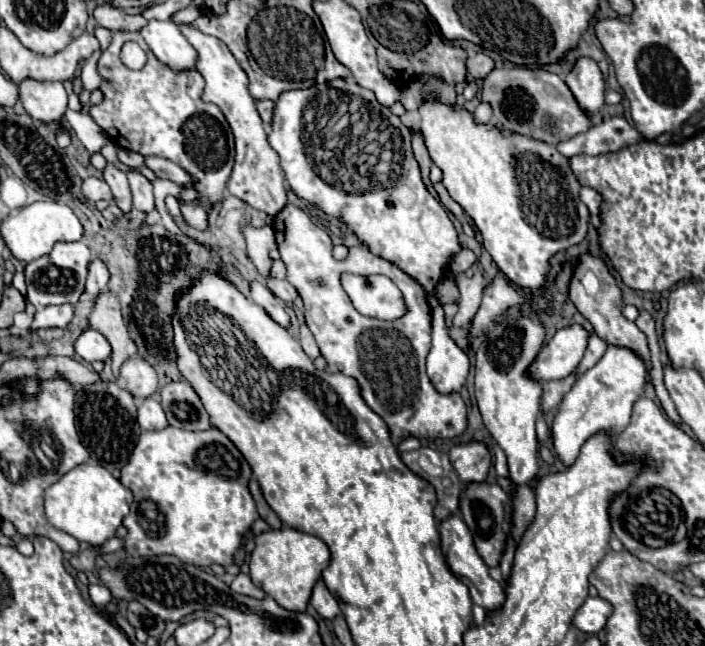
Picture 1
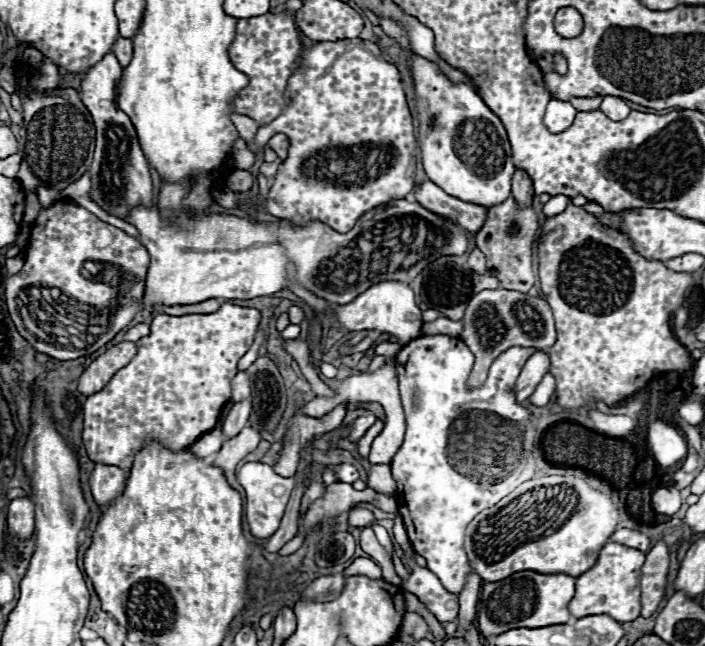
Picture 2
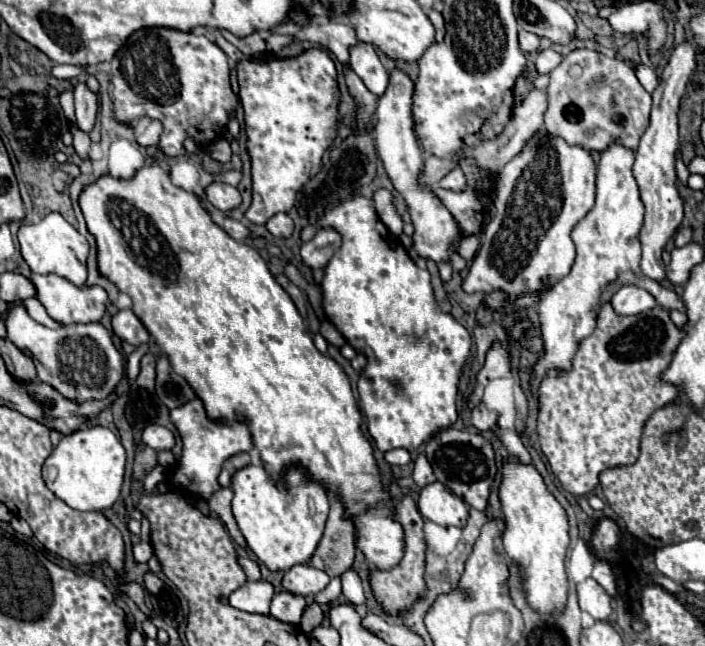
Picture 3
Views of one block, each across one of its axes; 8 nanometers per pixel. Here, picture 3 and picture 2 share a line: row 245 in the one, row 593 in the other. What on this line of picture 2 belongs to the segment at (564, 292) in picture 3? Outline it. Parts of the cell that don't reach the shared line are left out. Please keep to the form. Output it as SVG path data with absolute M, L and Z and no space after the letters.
M608 542L598 562L584 574L576 578L576 594L570 602L570 612L576 618L592 614L610 614L618 622L632 622L640 616L640 568L644 564L644 554L640 550L622 546L618 542Z

